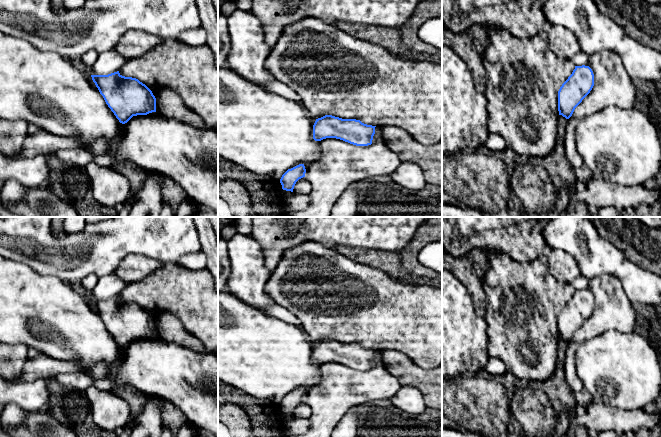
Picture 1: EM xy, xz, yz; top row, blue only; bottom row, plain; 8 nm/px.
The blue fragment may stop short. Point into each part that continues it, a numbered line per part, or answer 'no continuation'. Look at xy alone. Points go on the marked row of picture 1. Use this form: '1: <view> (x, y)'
no continuation

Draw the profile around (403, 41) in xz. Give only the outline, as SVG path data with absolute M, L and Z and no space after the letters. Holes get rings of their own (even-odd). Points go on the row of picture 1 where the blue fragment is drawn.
M336 21L334 26L357 39L380 45L393 55L442 66L442 50L423 42L418 36L417 29L406 24L398 28L389 28Z

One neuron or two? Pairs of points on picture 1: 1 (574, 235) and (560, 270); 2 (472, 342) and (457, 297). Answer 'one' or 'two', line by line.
1: two
2: one

